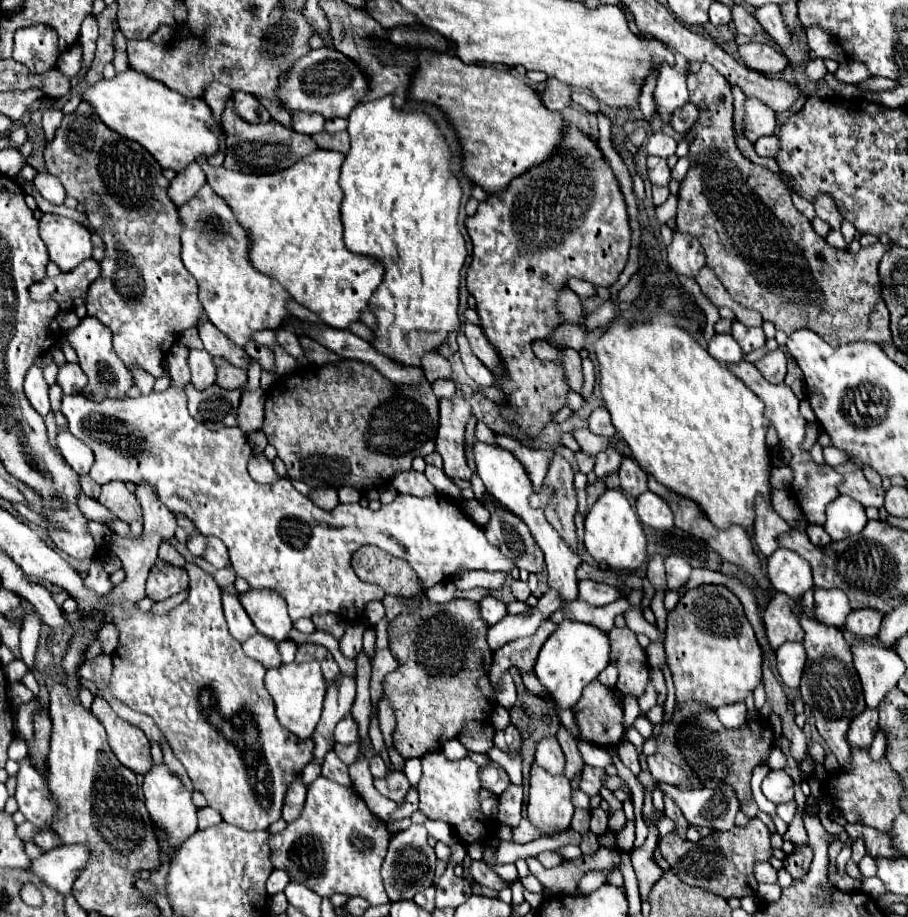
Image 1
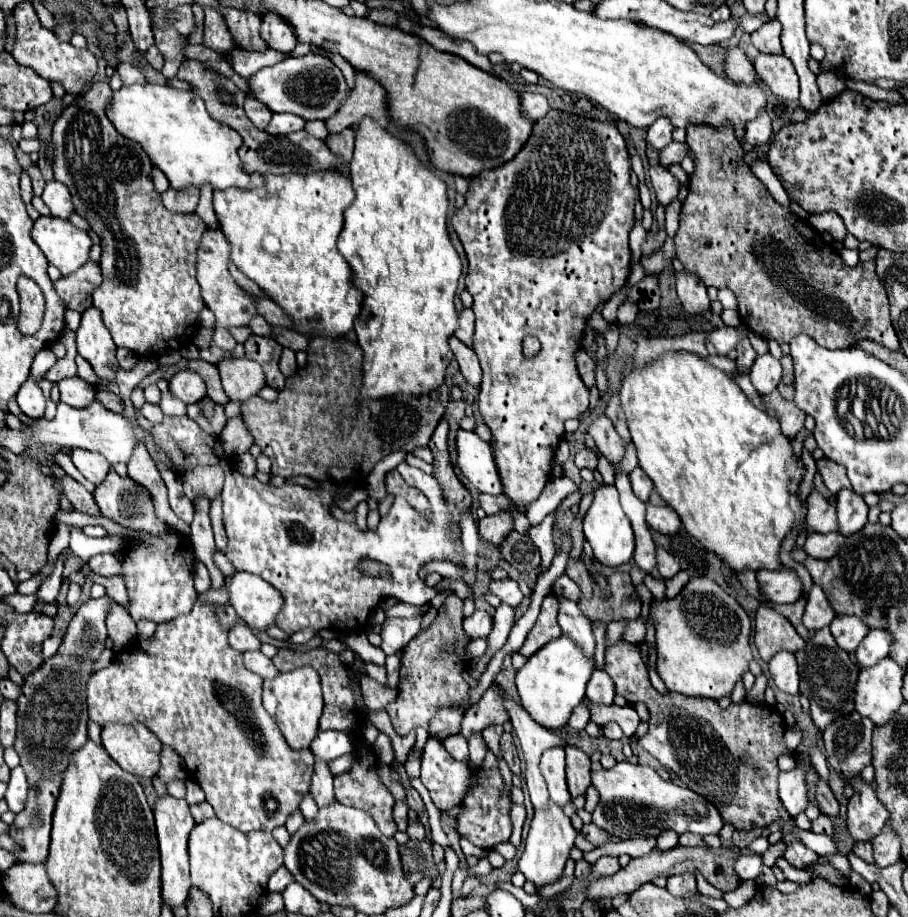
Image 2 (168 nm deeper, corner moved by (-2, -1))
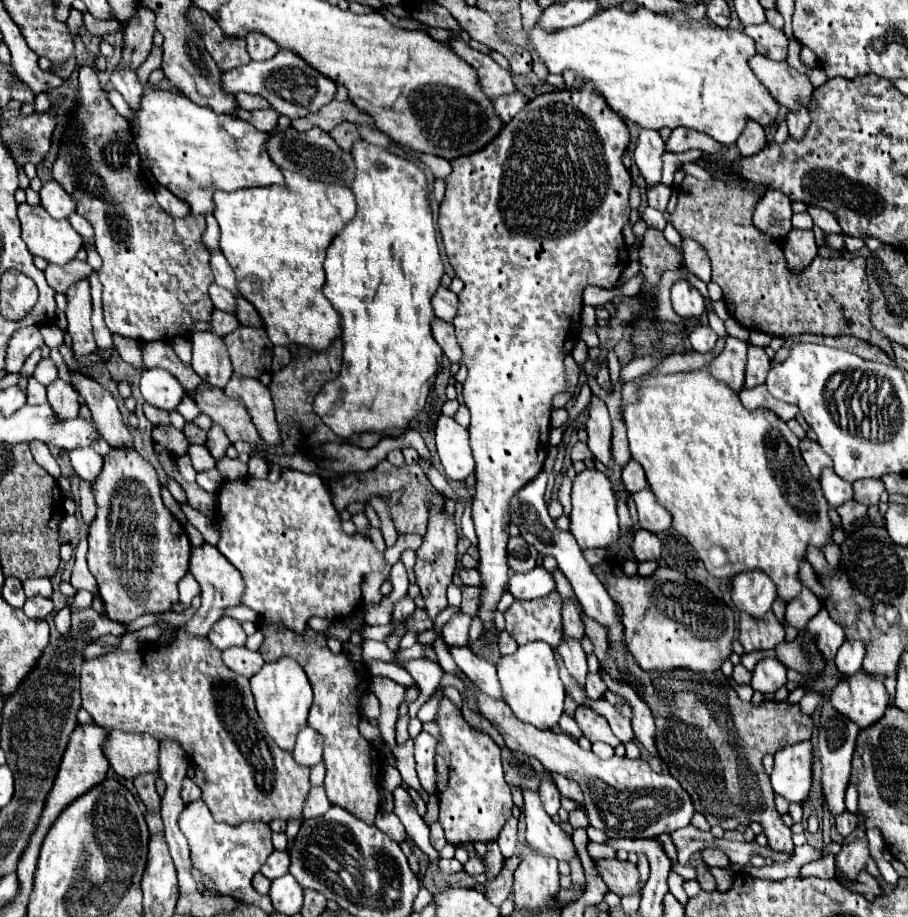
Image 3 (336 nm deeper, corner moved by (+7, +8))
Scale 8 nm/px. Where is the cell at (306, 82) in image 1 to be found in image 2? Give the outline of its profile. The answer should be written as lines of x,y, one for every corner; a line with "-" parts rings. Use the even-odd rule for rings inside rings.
311,50
299,58
285,58
283,62
261,68
249,78
251,94
261,100
271,112
291,112
305,120
327,120
349,96
349,86
343,72
325,56

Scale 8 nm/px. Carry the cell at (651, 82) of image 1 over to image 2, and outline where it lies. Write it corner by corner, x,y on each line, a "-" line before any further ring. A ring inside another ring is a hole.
651,164
649,166
649,176
651,176
651,184
655,188
657,200
667,206
679,192
679,180
661,164

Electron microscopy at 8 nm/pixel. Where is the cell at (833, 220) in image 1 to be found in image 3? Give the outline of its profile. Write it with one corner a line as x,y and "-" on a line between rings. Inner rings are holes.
808,207
808,213
810,213
814,225
818,225
826,235
830,235
830,233
842,233
838,221
834,219
834,215
830,211
820,209
820,207

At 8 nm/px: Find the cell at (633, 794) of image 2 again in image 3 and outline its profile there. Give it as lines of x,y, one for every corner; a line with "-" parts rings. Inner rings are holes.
470,683
470,687
476,695
480,715
484,715
500,731
509,749
536,757
546,767
546,771
560,773
580,785
580,789
584,791
590,825
604,831
610,839
658,837
660,833
672,833
690,823
694,815
692,799
670,773
656,773
642,759
616,755
606,761
598,759
592,751
584,751
570,735
540,731
530,724
518,721
510,707
506,707
506,703
482,693
474,683

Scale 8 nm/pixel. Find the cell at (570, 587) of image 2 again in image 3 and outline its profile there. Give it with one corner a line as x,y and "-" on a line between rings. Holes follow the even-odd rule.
534,567
528,573
514,573
508,581
508,593
514,599
538,599
554,591
554,579
544,567

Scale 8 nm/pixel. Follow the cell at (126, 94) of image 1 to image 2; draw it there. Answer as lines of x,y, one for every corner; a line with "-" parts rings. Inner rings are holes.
131,84
113,92
107,116
119,134
143,146
151,162
169,178
171,188
183,190
187,186
211,184
213,188
259,188
261,174
247,174
241,168
237,150
241,136
213,120
205,102
195,92
181,92
159,84

